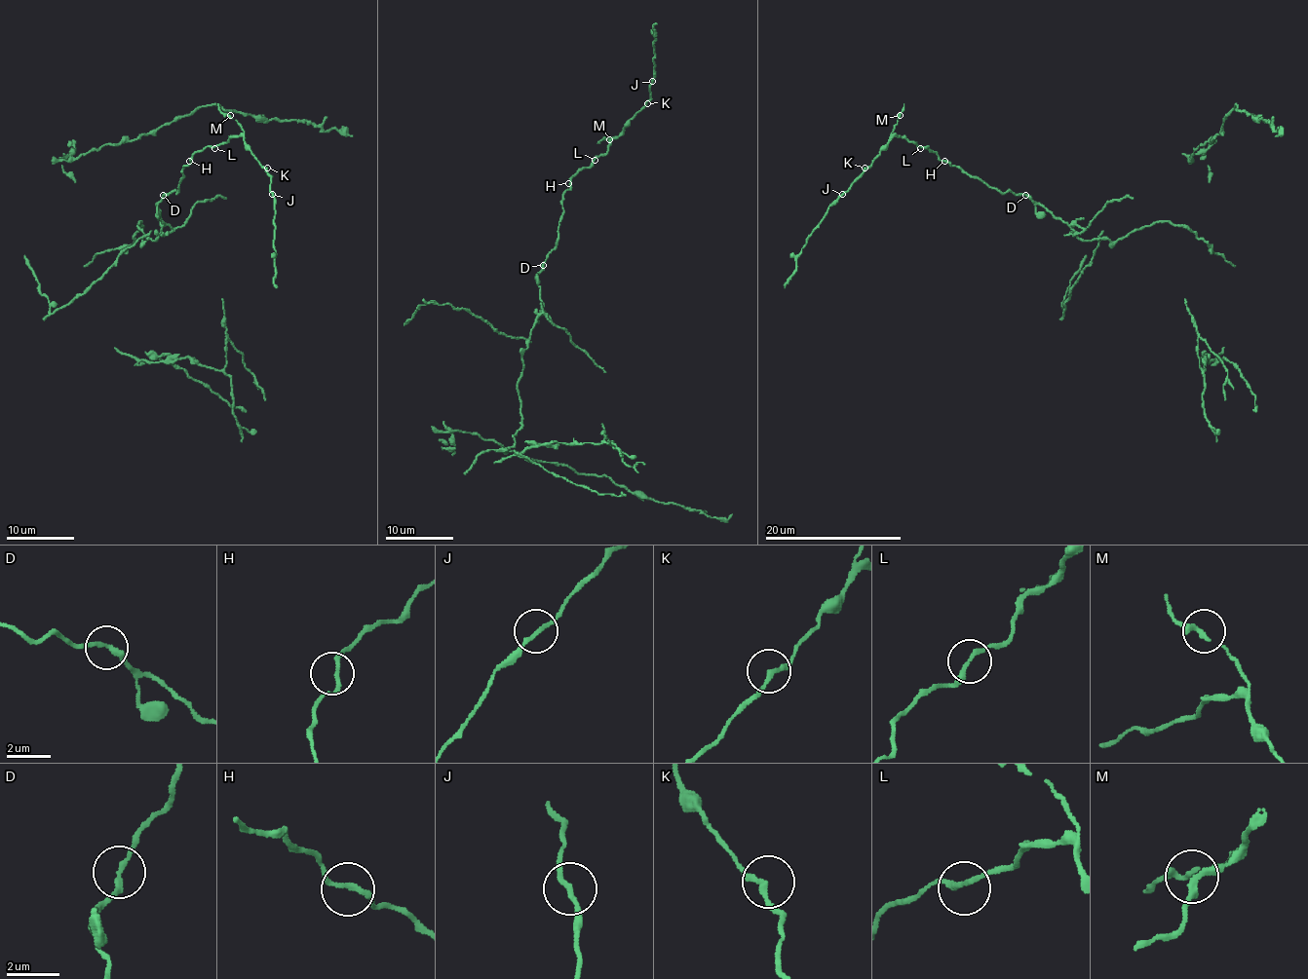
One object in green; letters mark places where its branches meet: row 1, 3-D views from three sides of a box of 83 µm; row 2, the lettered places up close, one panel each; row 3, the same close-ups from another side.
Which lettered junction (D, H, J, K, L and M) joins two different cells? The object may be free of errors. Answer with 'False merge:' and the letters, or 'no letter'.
False merge: D

